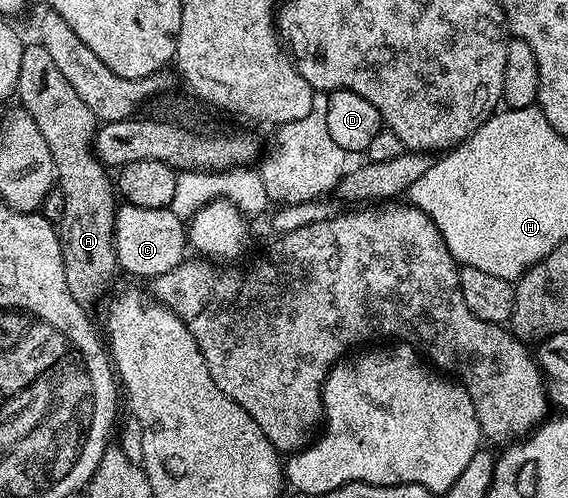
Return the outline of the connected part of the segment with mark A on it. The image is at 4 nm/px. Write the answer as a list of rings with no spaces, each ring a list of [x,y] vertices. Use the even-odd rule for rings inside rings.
[[[40,42],[27,43],[22,49],[16,100],[22,103],[19,105],[36,122],[36,126],[40,126],[40,134],[44,134],[44,142],[48,142],[50,147],[50,153],[54,159],[56,186],[64,194],[60,239],[64,258],[64,274],[68,278],[68,290],[72,290],[72,298],[76,298],[79,304],[90,306],[93,300],[100,299],[101,301],[111,291],[109,288],[114,284],[114,275],[119,275],[120,272],[114,249],[116,184],[106,165],[101,164],[98,157],[95,156],[93,149],[94,134],[100,127],[100,121],[75,90],[72,90],[71,83],[60,74],[59,67],[52,62],[51,55]]]

